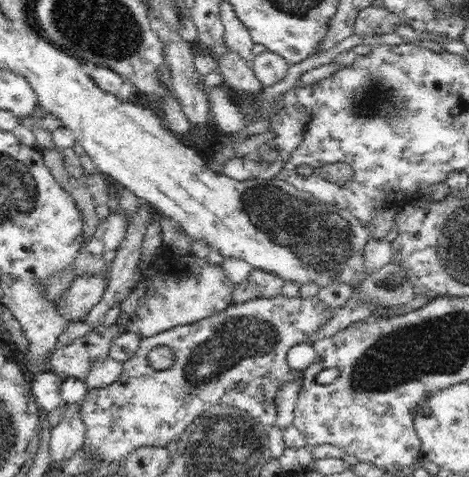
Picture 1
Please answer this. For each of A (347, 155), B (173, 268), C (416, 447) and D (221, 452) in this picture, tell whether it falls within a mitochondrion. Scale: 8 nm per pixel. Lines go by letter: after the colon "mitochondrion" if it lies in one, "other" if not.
A: other
B: other
C: other
D: mitochondrion

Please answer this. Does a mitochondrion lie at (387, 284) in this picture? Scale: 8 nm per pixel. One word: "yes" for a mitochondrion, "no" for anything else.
yes

